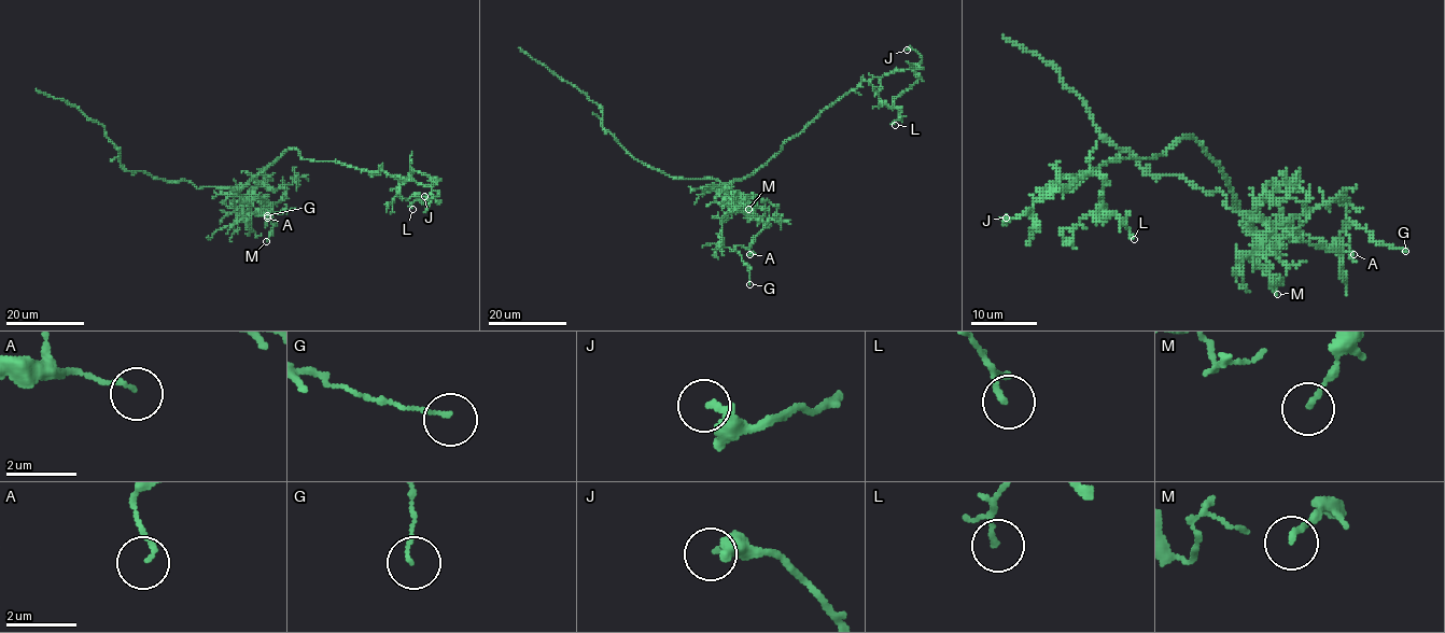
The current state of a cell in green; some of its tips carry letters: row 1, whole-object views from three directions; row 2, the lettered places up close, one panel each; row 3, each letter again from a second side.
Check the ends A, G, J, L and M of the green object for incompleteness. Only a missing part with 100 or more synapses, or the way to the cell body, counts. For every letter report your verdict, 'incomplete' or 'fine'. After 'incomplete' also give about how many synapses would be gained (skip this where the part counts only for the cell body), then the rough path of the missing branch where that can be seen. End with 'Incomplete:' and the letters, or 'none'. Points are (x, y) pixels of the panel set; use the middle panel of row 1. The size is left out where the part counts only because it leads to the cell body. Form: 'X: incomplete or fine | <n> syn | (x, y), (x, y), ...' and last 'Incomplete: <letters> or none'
A: fine
G: fine
J: fine
L: fine
M: fine
Incomplete: none

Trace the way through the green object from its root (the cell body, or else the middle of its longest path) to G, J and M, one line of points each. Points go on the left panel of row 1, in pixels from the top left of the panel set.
G: (269, 167), (240, 191), (249, 205), (247, 198), (239, 205), (239, 212), (240, 206), (254, 197), (267, 215)
J: (269, 167), (288, 150), (297, 150), (304, 158), (387, 171), (430, 185), (438, 193), (424, 196)
M: (269, 167), (240, 191), (246, 200), (264, 198), (270, 202), (275, 222), (266, 241)

